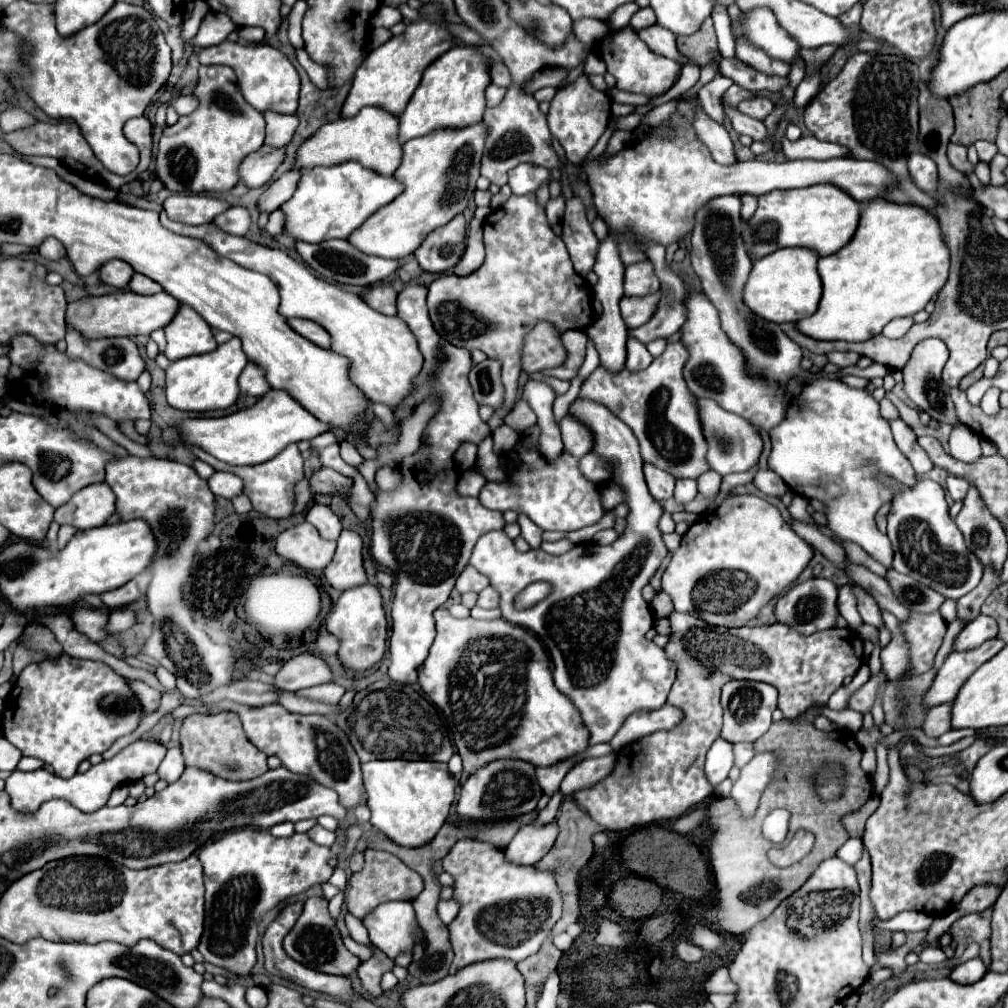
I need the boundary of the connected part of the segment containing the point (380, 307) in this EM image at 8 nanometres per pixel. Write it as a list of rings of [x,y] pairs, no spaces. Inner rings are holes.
[[[380,285],[374,289],[368,289],[362,299],[376,311],[384,315],[396,315],[396,297],[398,293],[390,285]]]

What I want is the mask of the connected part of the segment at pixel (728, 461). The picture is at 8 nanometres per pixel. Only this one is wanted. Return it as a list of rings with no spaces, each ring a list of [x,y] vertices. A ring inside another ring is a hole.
[[[696,397],[696,407],[698,407],[698,417],[702,423],[704,439],[708,441],[706,461],[712,471],[716,471],[718,475],[724,477],[728,473],[744,473],[752,465],[758,463],[758,457],[762,453],[762,439],[752,423],[744,421],[742,417],[738,417],[734,413],[724,411],[714,399]]]

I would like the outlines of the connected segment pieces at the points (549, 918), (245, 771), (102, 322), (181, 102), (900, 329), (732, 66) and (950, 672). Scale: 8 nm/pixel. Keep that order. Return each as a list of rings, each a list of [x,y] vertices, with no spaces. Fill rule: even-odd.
[[[456,841],[442,865],[456,881],[454,899],[462,903],[458,917],[448,927],[456,955],[450,967],[452,975],[476,961],[506,957],[518,963],[534,955],[562,917],[562,893],[556,875],[534,865],[512,865],[502,849],[486,841]]]
[[[220,711],[214,715],[190,715],[184,719],[180,729],[180,745],[186,759],[186,765],[196,765],[200,769],[208,769],[224,779],[252,779],[266,771],[266,755],[260,753],[248,739],[240,725],[240,719],[232,711]],[[230,759],[238,759],[238,767],[232,767]]]
[[[136,273],[128,287],[130,291],[118,291],[104,297],[84,297],[80,301],[70,303],[66,311],[66,323],[78,329],[88,339],[100,339],[100,337],[150,335],[152,331],[166,327],[176,317],[180,309],[180,301],[176,301],[170,293],[162,291],[160,283],[148,279],[146,275]]]
[[[178,95],[172,105],[180,115],[190,115],[198,107],[198,101],[196,95]]]
[[[902,317],[902,319],[892,319],[886,327],[884,327],[884,335],[886,337],[904,337],[904,333],[912,327],[912,317]]]
[[[722,57],[720,73],[724,77],[730,77],[734,83],[738,83],[748,91],[760,91],[760,89],[782,91],[784,85],[788,85],[786,77],[768,77],[766,73],[756,73],[756,69],[748,69],[748,65],[744,65],[738,57],[732,59]]]
[[[998,637],[984,641],[984,645],[976,647],[976,649],[968,649],[964,653],[950,653],[944,661],[944,665],[940,667],[934,685],[930,687],[930,691],[924,697],[924,703],[928,707],[936,707],[942,703],[950,703],[956,699],[956,693],[960,691],[960,687],[964,685],[964,681],[968,681],[968,677],[988,659],[992,659],[1006,643],[1000,641]]]

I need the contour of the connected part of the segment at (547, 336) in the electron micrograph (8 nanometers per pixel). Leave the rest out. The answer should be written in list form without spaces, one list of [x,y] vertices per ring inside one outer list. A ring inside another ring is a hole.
[[[540,321],[524,341],[524,371],[534,373],[548,367],[558,367],[566,359],[566,351],[562,347],[560,337],[556,337],[556,329]]]

